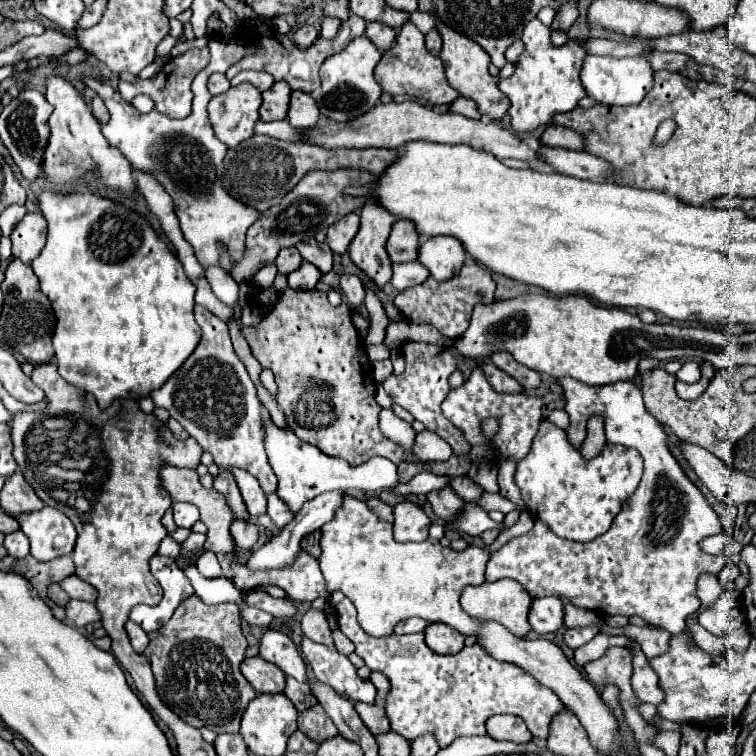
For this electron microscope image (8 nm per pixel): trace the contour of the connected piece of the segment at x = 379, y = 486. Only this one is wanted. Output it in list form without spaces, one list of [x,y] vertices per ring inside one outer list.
[[[261,405],[261,421],[263,421],[263,431],[265,431],[265,451],[269,457],[269,463],[279,479],[279,487],[277,493],[281,499],[285,499],[285,503],[291,507],[291,511],[299,511],[299,507],[307,501],[313,499],[325,491],[335,491],[335,489],[343,489],[343,491],[383,491],[383,489],[393,489],[397,487],[401,481],[397,477],[397,465],[389,459],[383,457],[375,457],[369,459],[367,463],[359,465],[359,467],[351,467],[349,463],[345,463],[339,457],[329,457],[323,451],[319,451],[315,445],[301,441],[299,437],[293,435],[291,429],[283,429],[277,427],[267,411],[265,405]]]

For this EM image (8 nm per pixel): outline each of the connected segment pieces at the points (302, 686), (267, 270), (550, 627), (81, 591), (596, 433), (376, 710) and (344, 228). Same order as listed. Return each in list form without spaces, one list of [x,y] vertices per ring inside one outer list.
[[[289,677],[287,679],[287,687],[285,687],[283,693],[293,701],[293,705],[295,705],[297,711],[305,711],[305,709],[311,709],[313,705],[317,705],[317,699],[311,693],[309,683],[299,683],[299,681],[295,681],[295,679]]]
[[[271,263],[271,265],[263,267],[263,269],[253,277],[253,283],[255,283],[255,285],[259,285],[259,287],[271,285],[271,283],[273,283],[273,279],[275,279],[275,275],[277,275],[277,267]]]
[[[543,597],[531,603],[529,623],[533,631],[537,631],[539,635],[547,635],[563,627],[563,615],[565,615],[565,609],[559,597]]]
[[[69,575],[67,579],[63,579],[63,583],[59,583],[61,589],[71,597],[71,599],[79,599],[79,601],[89,601],[95,603],[97,599],[97,591],[85,583],[83,579],[79,579],[77,575]]]
[[[591,417],[587,421],[587,437],[581,445],[581,455],[585,459],[591,459],[597,455],[597,451],[601,451],[601,447],[605,445],[605,433],[603,433],[603,419],[601,417]]]
[[[355,703],[355,709],[357,709],[359,717],[363,719],[363,723],[369,727],[369,731],[371,731],[373,735],[387,733],[387,731],[391,729],[391,723],[389,723],[383,707],[367,705],[367,703]]]
[[[349,213],[343,219],[339,219],[337,223],[333,223],[327,231],[327,245],[333,253],[343,255],[349,249],[349,243],[353,241],[353,237],[359,231],[359,215],[357,213]]]

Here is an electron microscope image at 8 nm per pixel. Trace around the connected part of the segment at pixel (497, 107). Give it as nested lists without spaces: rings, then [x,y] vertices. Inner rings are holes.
[[[435,17],[435,27],[437,27],[437,31],[443,37],[443,49],[441,49],[439,57],[443,59],[449,85],[453,89],[457,89],[459,95],[463,95],[467,99],[473,99],[477,103],[479,111],[485,117],[489,117],[489,119],[501,119],[507,113],[507,109],[509,109],[509,99],[507,99],[507,95],[503,95],[499,91],[497,79],[489,73],[489,63],[491,63],[489,55],[475,41],[471,41],[465,35],[457,33],[449,25],[443,25],[439,17]]]

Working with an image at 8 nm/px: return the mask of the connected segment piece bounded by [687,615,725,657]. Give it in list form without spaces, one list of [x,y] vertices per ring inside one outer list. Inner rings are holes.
[[[691,615],[691,617],[693,617],[693,619],[691,619],[687,625],[689,625],[689,629],[693,631],[693,639],[695,639],[697,647],[703,649],[707,655],[713,655],[713,657],[723,655],[723,651],[725,651],[723,639],[719,639],[719,637],[715,637],[715,635],[711,635],[709,631],[705,631],[705,629],[697,623],[697,615]]]

